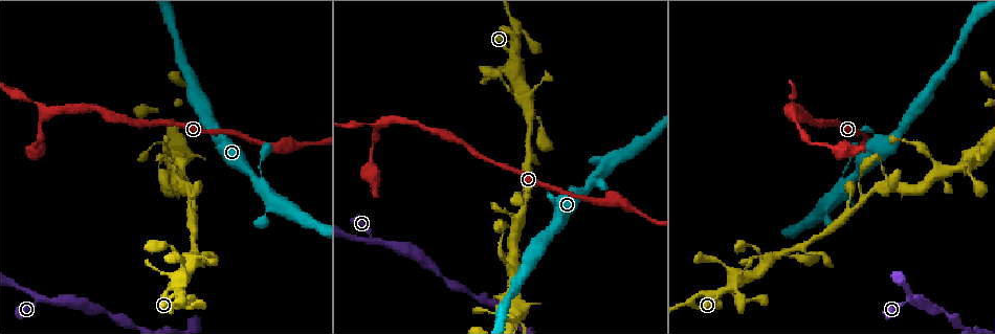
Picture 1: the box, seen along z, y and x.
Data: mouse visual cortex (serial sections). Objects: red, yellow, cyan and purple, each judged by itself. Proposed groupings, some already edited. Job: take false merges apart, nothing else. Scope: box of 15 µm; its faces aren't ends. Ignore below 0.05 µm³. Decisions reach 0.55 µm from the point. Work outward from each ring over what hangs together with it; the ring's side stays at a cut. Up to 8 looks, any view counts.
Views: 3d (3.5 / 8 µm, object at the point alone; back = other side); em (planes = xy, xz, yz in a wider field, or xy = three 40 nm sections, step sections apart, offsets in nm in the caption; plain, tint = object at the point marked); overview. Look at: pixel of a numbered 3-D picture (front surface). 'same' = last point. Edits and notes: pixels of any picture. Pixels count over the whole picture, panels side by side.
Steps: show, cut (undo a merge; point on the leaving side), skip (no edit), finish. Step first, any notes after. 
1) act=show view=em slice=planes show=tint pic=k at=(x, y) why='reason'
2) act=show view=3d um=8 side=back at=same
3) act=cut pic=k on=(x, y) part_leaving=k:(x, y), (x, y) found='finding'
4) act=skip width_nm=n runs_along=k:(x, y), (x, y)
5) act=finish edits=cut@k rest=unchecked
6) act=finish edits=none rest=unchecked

act=show view=3d um=8 pic=1 at=(381, 123) why='calibre changes'

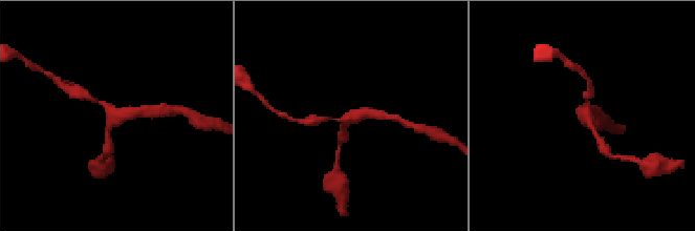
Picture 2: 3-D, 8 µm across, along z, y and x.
act=show view=3d um=3.5 pic=2 at=(351, 116)

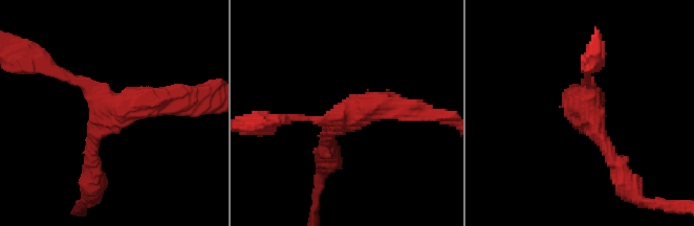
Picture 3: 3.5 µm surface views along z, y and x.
act=show view=em slice=xy step=5 show=tint pic=3 at=(112, 113) why='need the tissue'

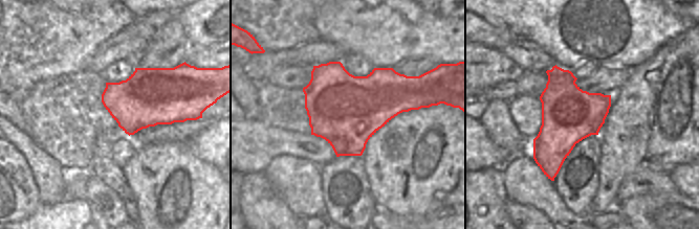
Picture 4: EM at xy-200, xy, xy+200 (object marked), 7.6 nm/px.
act=skip arm_widths_nm=100,200,300 runs_along=3:(178, 97), (117, 108), (94, 133), (91, 168) found='continuous, no second cell'

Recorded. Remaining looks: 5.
act=show view=3d um=3.5 pic=1 at=(801, 249) why='a fork'

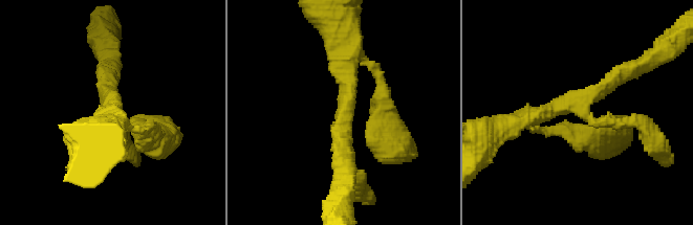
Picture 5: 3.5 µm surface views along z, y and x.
act=show view=em slice=xy step=5 show=tint pic=5 at=(574, 103) arms=3 arm_widths_nm=200,250,300 why='shape alone is not enough'

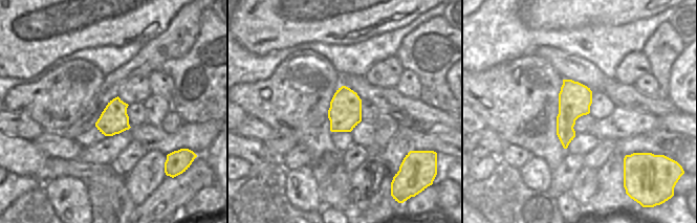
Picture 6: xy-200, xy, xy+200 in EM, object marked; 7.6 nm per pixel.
act=show view=em slice=xy step=2 show=tint at=same

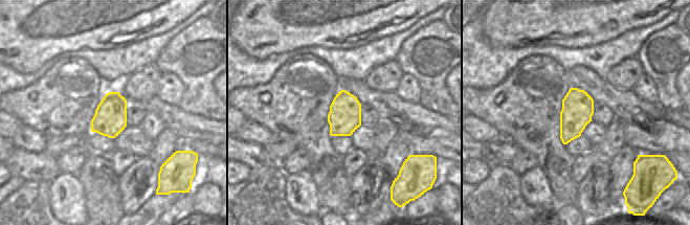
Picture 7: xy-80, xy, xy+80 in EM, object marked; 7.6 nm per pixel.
act=skip runs_along=5:(514, 125), (600, 92), (634, 66) found='all the same cell'

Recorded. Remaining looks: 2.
act=show view=3d um=8 side=back pic=1 at=(270, 209) why='small branch off a trunk'

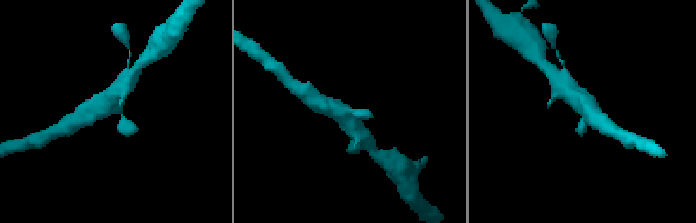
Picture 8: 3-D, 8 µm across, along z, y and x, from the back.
act=show view=3d um=3.5 pic=8 at=(115, 106)

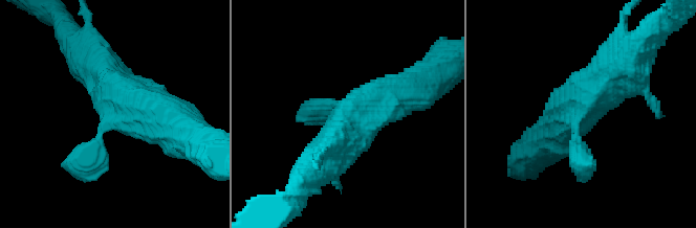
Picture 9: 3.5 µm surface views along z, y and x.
act=skip runs_along=9:(85, 56), (136, 106), (181, 131) found='one cell here'

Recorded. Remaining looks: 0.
act=finish edits=none rest=unchecked

